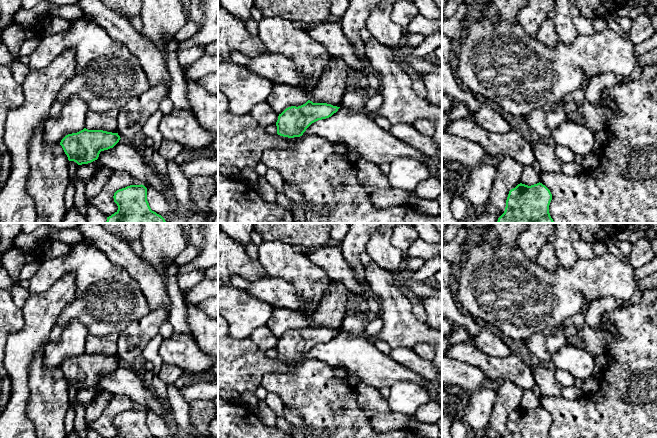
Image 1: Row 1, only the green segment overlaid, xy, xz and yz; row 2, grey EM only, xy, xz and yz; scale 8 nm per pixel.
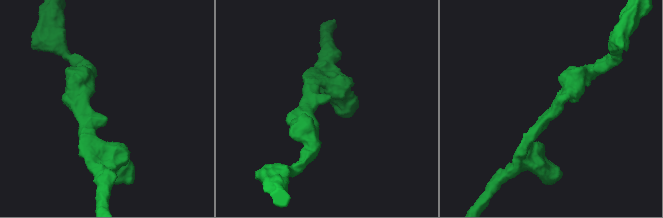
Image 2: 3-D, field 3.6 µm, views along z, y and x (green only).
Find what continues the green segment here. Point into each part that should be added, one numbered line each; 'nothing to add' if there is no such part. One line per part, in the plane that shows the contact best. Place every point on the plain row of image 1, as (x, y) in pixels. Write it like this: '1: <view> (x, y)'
nothing to add

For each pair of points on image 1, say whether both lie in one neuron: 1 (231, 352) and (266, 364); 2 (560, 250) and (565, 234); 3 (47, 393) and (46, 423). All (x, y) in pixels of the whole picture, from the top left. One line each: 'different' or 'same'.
1: same
2: same
3: same

